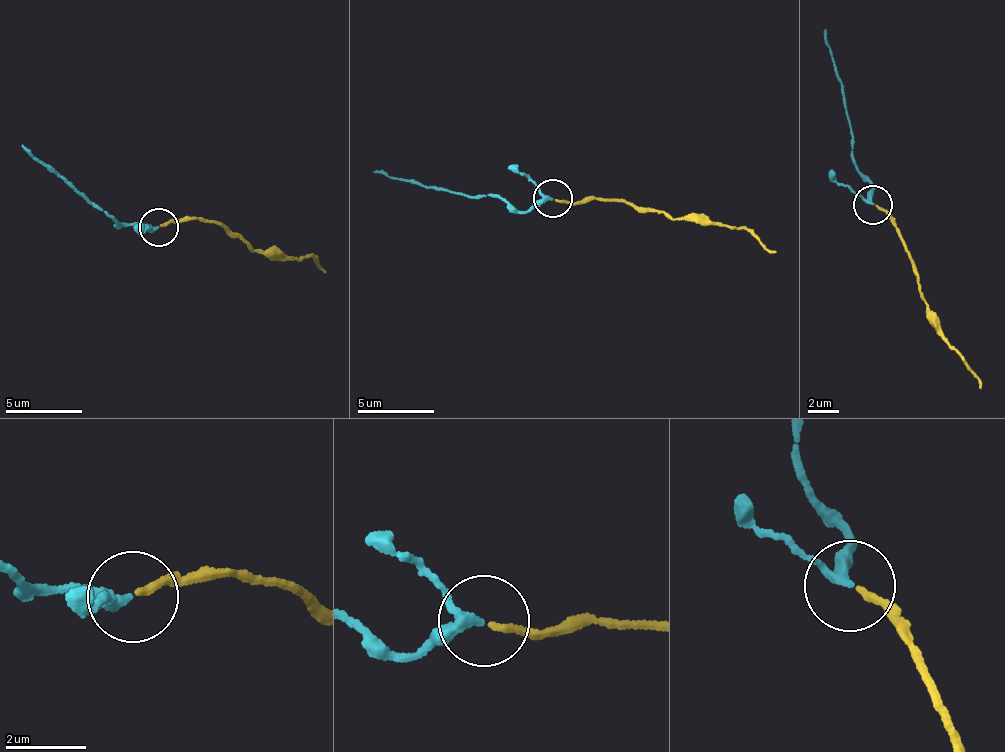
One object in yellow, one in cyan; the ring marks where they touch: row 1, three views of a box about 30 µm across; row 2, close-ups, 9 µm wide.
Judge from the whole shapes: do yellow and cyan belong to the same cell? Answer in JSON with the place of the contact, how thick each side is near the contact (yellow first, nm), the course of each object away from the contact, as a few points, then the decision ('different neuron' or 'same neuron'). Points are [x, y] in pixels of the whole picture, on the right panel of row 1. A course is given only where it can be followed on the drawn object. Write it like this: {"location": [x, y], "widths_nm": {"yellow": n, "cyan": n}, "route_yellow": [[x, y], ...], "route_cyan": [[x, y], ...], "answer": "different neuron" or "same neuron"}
{"location": [872, 204], "widths_nm": {"yellow": 160, "cyan": 200}, "route_yellow": [[873, 204], [899, 229], [942, 338], [983, 386]], "route_cyan": [[873, 204], [872, 182], [857, 169], [824, 28]], "answer": "same neuron"}

